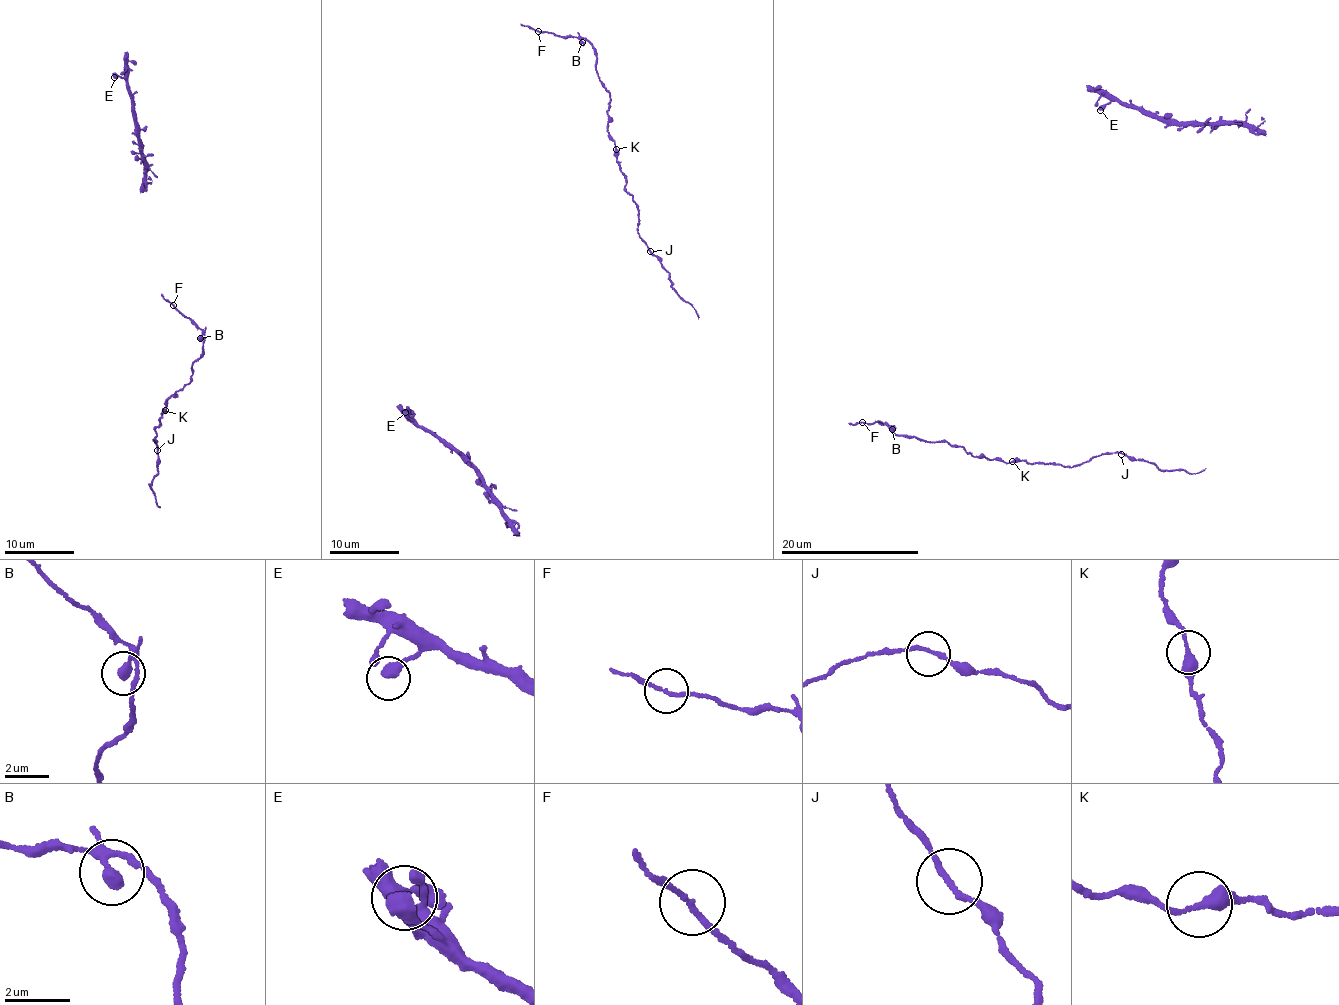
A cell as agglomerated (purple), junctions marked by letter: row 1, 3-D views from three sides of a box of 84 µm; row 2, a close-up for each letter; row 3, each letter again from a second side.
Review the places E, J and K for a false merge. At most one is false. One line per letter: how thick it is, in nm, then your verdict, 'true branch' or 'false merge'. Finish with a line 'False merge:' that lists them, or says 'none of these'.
E: 500 nm thick; true branch
J: 160 nm thick; true branch
K: 340 nm thick; true branch
False merge: none of these

